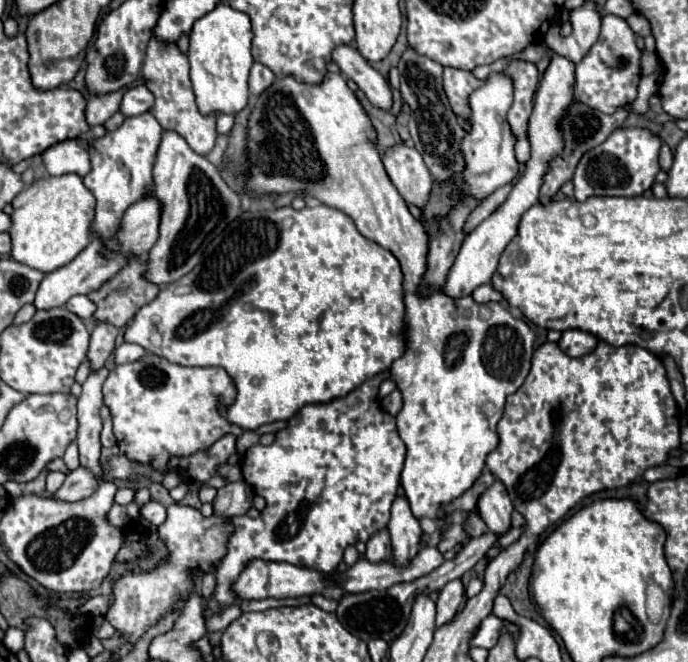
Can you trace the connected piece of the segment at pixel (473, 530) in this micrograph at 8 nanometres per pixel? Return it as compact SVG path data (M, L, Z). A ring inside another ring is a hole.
M473 513L473 515L469 517L469 521L467 521L467 533L469 533L471 537L479 537L481 533L487 533L487 525L481 521L479 513Z

